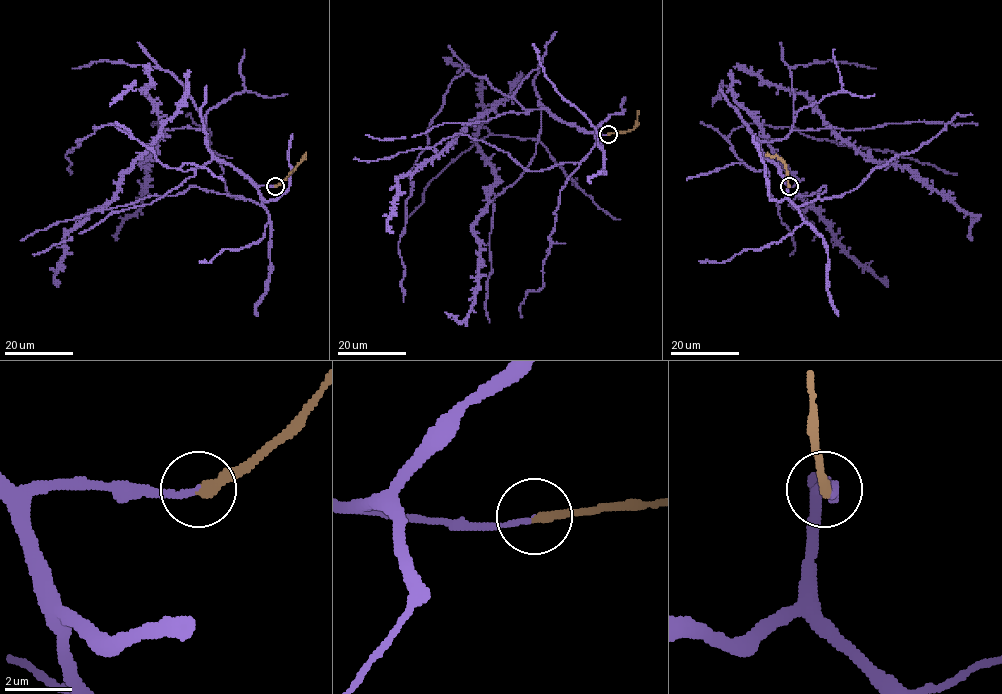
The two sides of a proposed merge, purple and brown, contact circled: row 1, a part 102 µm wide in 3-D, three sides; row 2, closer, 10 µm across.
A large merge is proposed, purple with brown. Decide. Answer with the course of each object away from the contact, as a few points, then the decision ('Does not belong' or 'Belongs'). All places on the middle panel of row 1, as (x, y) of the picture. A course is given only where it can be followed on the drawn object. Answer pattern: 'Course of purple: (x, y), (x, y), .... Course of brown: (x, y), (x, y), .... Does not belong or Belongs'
Course of purple: (608, 133), (524, 109), (469, 71), (453, 79), (409, 175), (398, 243), (404, 302). Course of brown: (608, 133), (631, 131), (638, 111). Belongs

